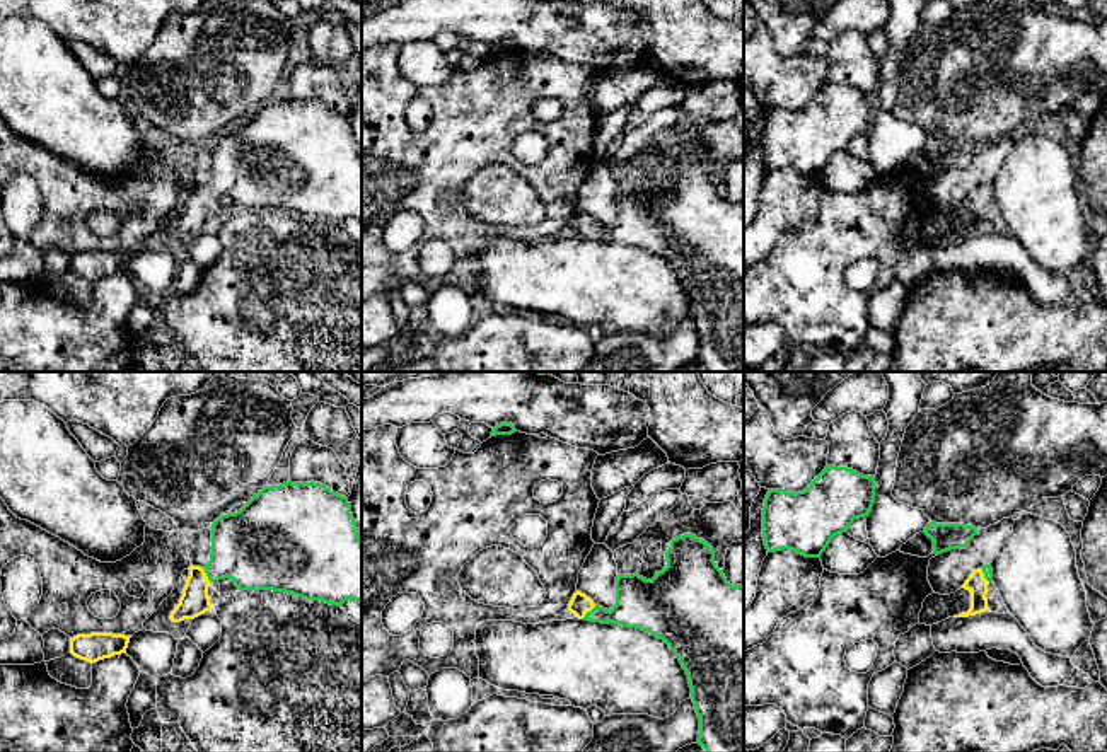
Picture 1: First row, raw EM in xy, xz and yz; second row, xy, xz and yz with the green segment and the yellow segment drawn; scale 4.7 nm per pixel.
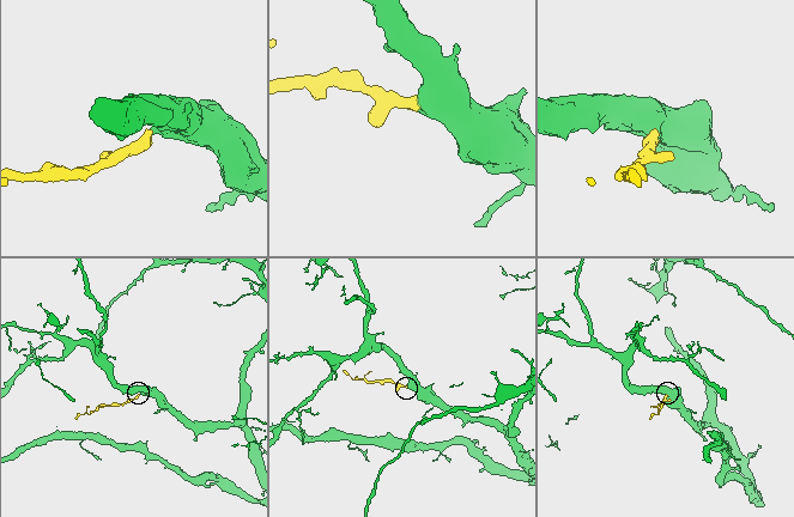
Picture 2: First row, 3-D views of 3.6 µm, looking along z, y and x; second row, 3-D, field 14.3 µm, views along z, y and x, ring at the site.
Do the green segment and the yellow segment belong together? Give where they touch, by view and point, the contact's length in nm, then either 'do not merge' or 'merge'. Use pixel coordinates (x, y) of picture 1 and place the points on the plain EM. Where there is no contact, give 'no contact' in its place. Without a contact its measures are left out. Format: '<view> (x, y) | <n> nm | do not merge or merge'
xz (591, 229) | 90 nm | merge

